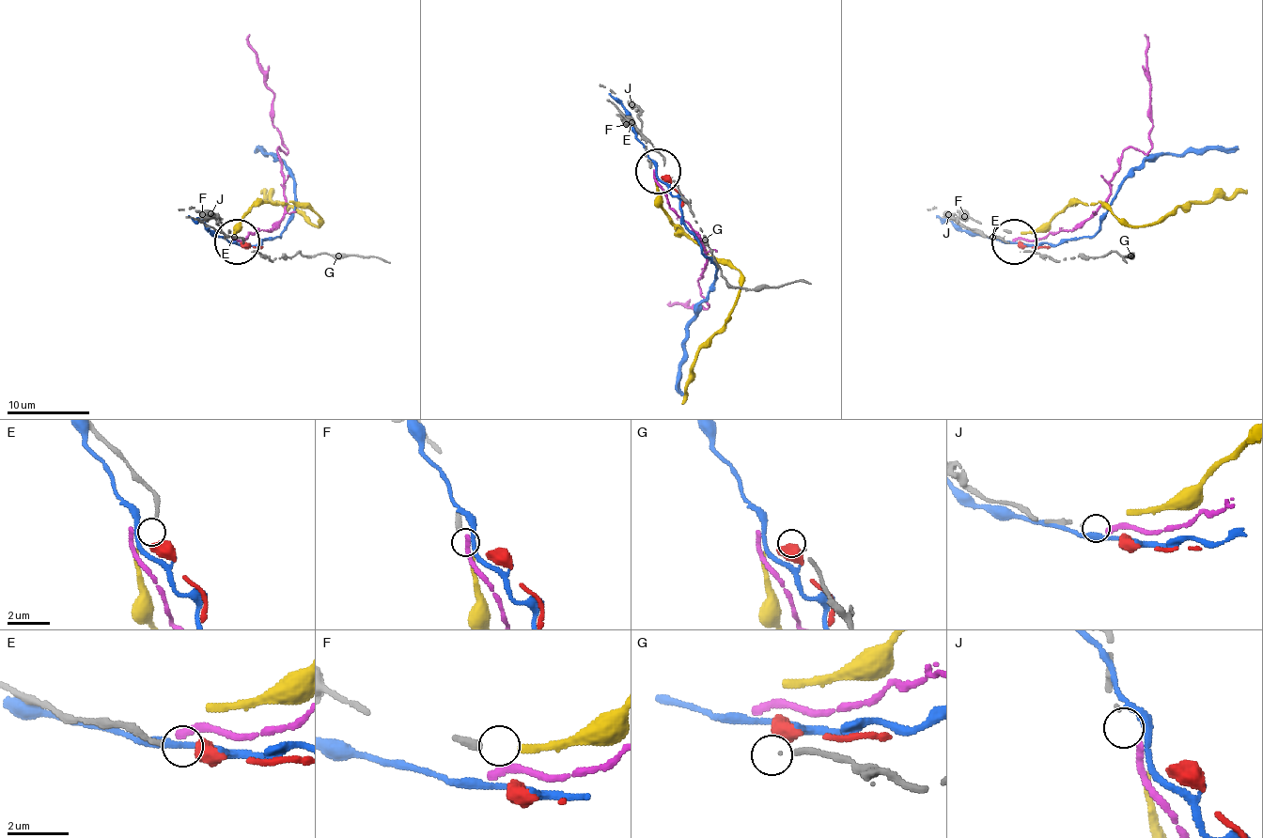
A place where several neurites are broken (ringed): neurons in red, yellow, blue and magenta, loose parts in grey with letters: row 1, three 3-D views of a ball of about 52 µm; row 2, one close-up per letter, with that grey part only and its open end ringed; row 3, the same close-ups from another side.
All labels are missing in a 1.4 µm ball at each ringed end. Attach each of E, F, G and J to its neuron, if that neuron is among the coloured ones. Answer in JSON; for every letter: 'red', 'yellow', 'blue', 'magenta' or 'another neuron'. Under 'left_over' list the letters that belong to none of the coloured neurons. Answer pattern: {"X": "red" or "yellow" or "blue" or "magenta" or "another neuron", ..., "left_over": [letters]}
{"E": "red", "F": "yellow", "G": "another neuron", "J": "magenta", "left_over": ["G"]}

